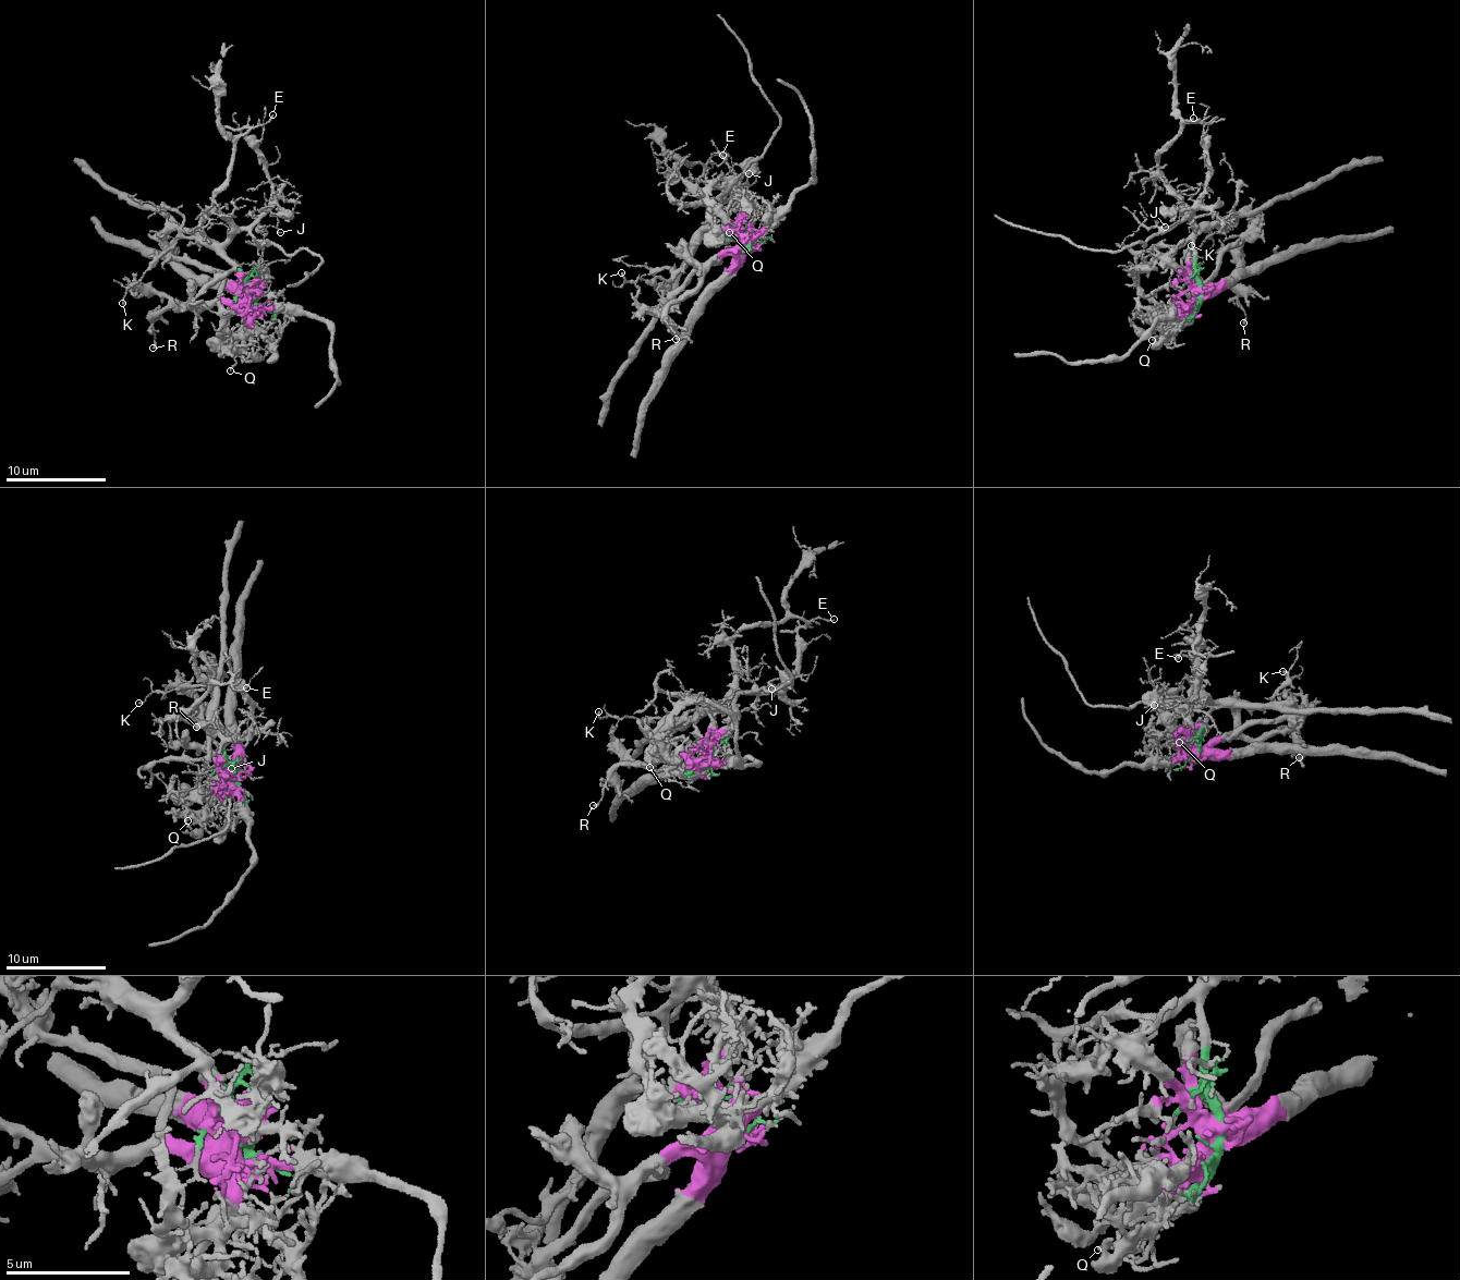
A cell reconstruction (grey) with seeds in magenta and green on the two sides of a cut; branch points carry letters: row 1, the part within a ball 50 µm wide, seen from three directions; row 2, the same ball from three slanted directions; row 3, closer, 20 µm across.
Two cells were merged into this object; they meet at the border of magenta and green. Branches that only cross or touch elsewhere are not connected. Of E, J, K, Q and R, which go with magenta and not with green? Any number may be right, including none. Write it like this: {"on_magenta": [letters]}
{"on_magenta": ["Q", "R"]}

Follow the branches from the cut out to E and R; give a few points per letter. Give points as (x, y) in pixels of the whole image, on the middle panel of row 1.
E: (746, 243), (707, 224), (720, 205), (740, 195), (700, 180), (714, 154), (722, 155)
R: (746, 243), (718, 253), (703, 279), (691, 292), (677, 299), (667, 312), (674, 338)

